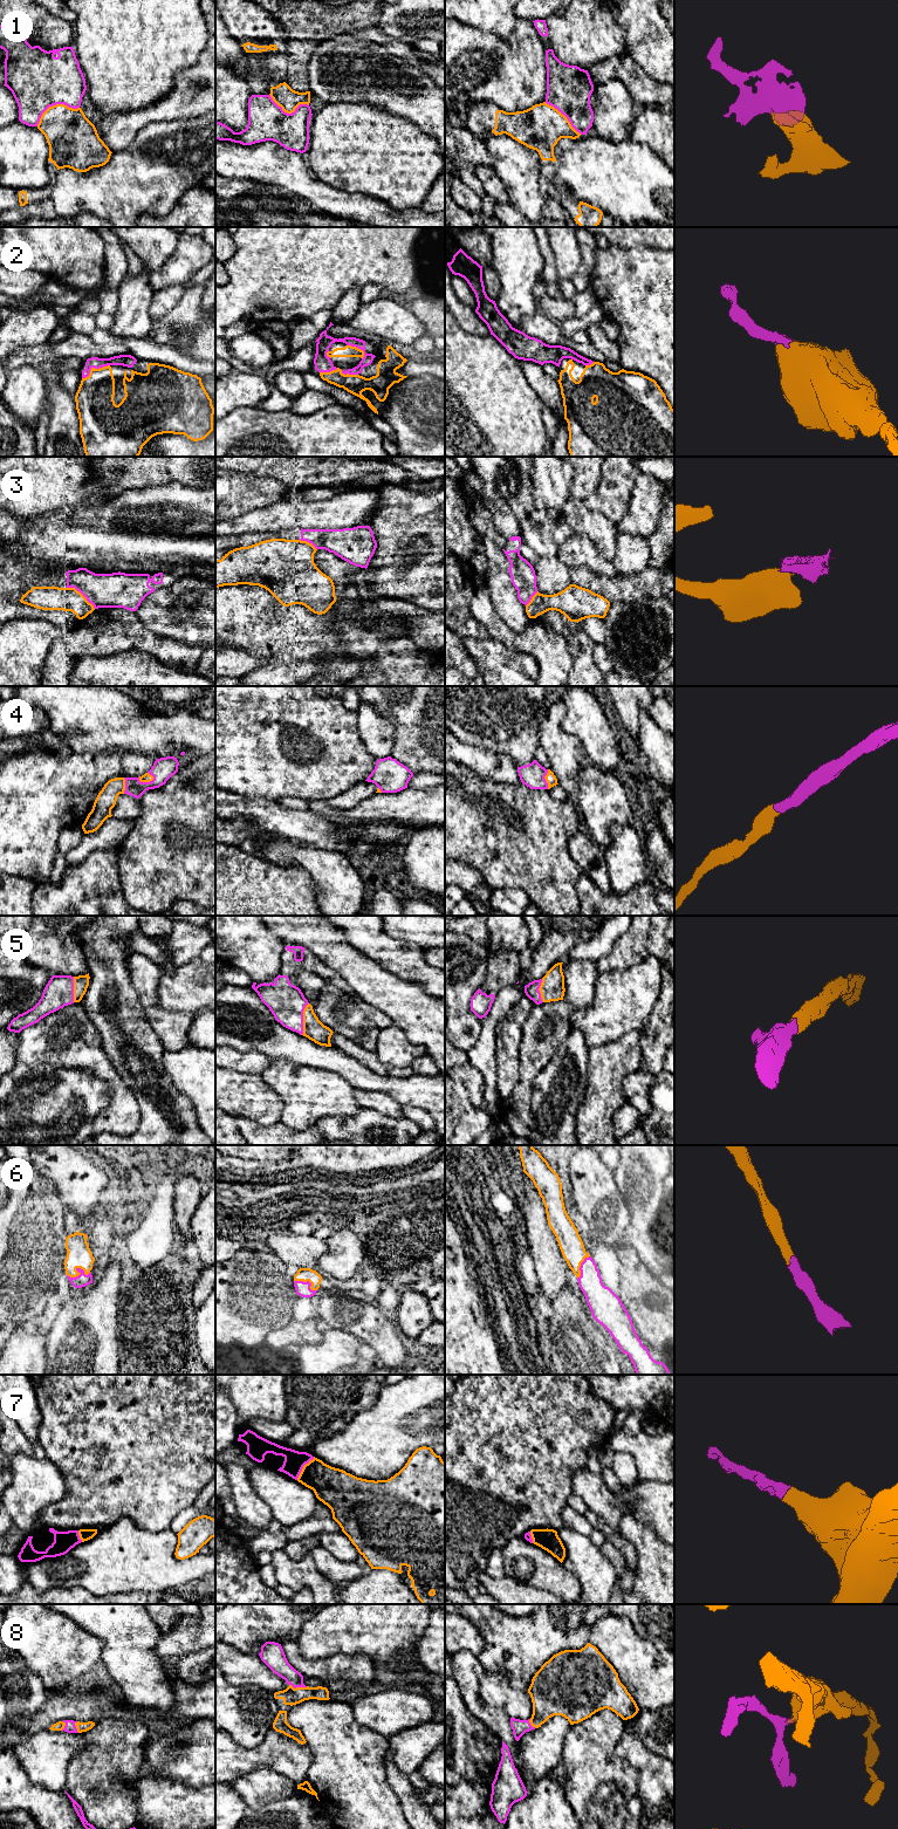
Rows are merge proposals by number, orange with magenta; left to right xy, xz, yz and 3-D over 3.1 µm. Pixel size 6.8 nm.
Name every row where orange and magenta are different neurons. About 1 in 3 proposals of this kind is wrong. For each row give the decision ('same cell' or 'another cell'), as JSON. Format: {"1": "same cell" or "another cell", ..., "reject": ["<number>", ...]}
{"1": "another cell", "2": "same cell", "3": "another cell", "4": "same cell", "5": "same cell", "6": "same cell", "7": "same cell", "8": "same cell", "reject": ["1", "3"]}

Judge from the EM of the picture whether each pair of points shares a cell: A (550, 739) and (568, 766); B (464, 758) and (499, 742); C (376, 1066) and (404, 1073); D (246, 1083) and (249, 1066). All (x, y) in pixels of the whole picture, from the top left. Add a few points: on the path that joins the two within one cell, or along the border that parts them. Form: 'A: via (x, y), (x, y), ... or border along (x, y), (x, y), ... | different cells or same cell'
A: via (557, 746), (566, 754), (566, 759) | same cell
B: border along (459, 739), (506, 754), (511, 759) | different cells
C: via (383, 1069), (397, 1073) | same cell
D: border along (227, 1068), (233, 1071), (255, 1073), (261, 1076) | different cells

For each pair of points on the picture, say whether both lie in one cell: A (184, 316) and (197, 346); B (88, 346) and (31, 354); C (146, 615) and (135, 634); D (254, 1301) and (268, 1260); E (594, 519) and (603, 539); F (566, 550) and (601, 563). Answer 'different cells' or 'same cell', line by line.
A: same cell
B: same cell
C: different cells
D: same cell
E: same cell
F: same cell

